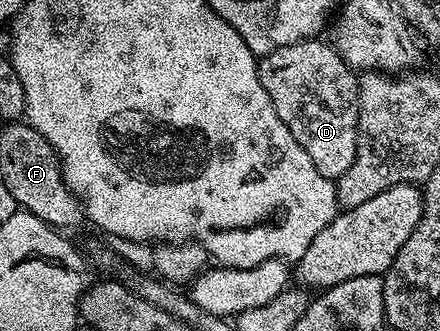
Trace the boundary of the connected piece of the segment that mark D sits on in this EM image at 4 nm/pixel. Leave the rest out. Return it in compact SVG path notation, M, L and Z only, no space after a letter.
M310 39L291 43L287 47L279 47L275 51L264 54L258 60L259 83L263 83L263 91L271 95L271 103L275 103L275 111L283 123L287 123L287 131L295 135L295 143L311 155L311 163L319 167L319 175L330 179L342 177L355 163L355 147L357 146L357 128L359 127L359 91L357 90L358 74L350 69L332 44L321 42L321 39Z

